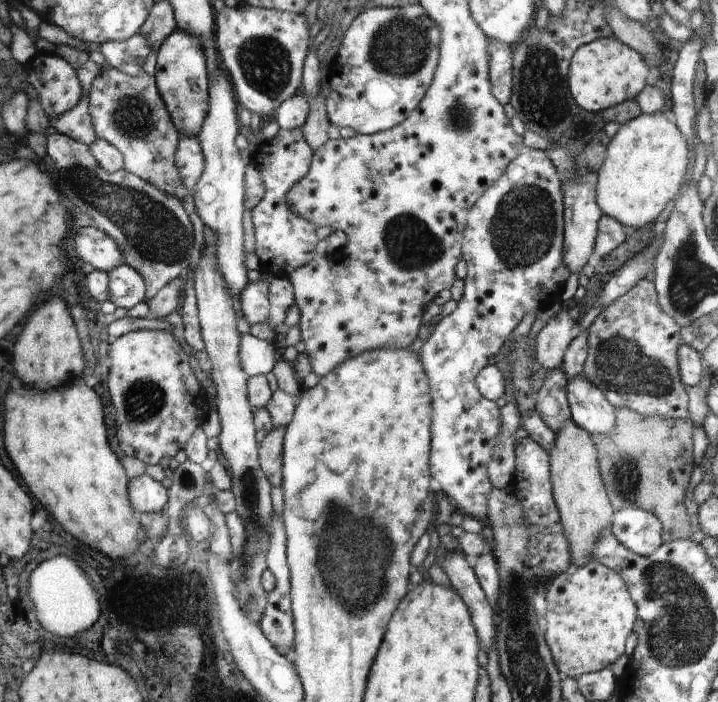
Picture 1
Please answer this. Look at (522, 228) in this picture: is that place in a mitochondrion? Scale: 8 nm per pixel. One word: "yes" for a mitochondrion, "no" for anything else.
yes

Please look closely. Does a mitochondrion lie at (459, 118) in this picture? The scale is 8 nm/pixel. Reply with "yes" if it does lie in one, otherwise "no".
yes

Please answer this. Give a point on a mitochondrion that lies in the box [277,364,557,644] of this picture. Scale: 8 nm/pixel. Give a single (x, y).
(354, 561)

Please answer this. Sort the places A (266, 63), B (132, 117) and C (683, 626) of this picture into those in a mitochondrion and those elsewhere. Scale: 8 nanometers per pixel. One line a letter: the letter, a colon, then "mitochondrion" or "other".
A: mitochondrion
B: mitochondrion
C: mitochondrion

